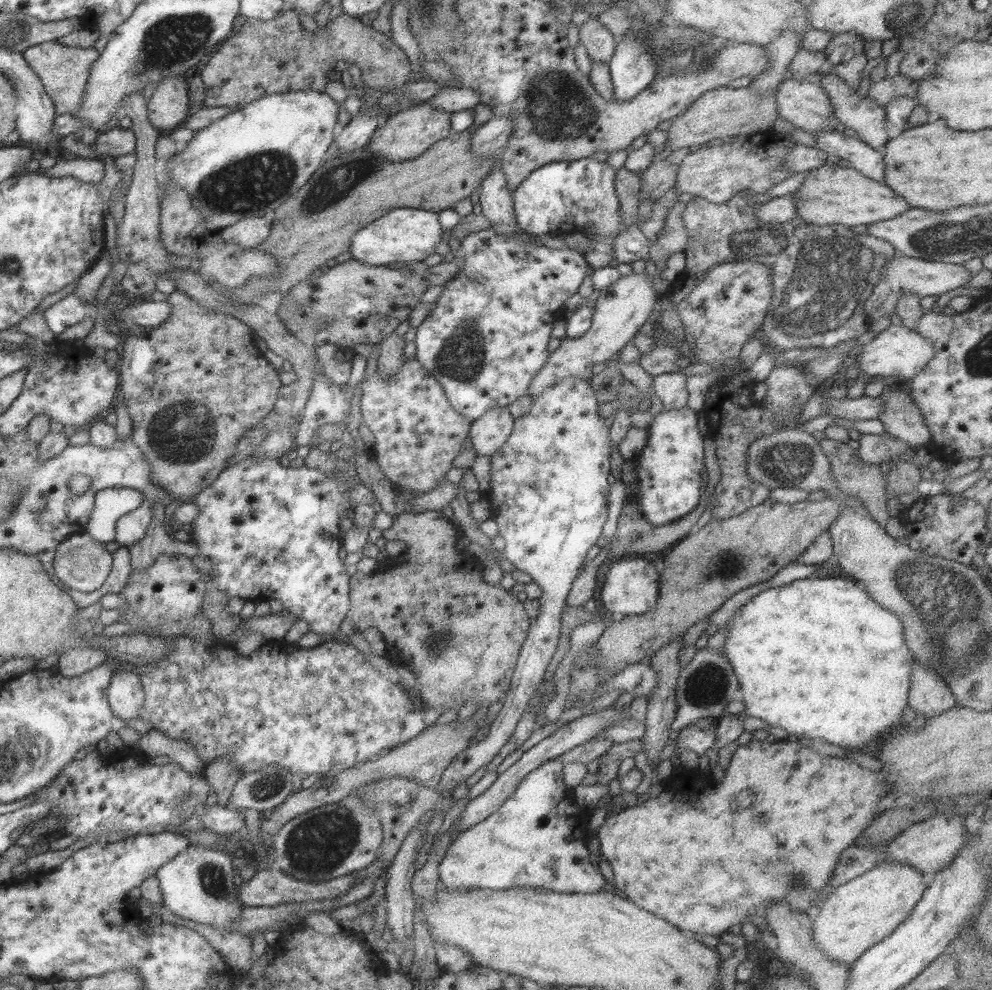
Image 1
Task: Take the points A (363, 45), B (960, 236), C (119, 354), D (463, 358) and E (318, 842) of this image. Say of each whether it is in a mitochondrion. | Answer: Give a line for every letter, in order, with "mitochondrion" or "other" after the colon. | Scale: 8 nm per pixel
A: other
B: mitochondrion
C: other
D: mitochondrion
E: mitochondrion

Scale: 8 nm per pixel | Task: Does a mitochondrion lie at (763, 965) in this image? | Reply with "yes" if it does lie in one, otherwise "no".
no

